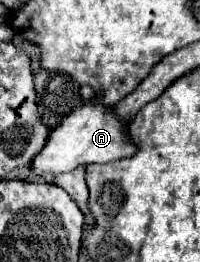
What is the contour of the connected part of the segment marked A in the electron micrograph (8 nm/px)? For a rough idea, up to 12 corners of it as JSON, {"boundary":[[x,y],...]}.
{"boundary":[[98,99],[72,111],[32,161],[36,175],[134,155]]}

